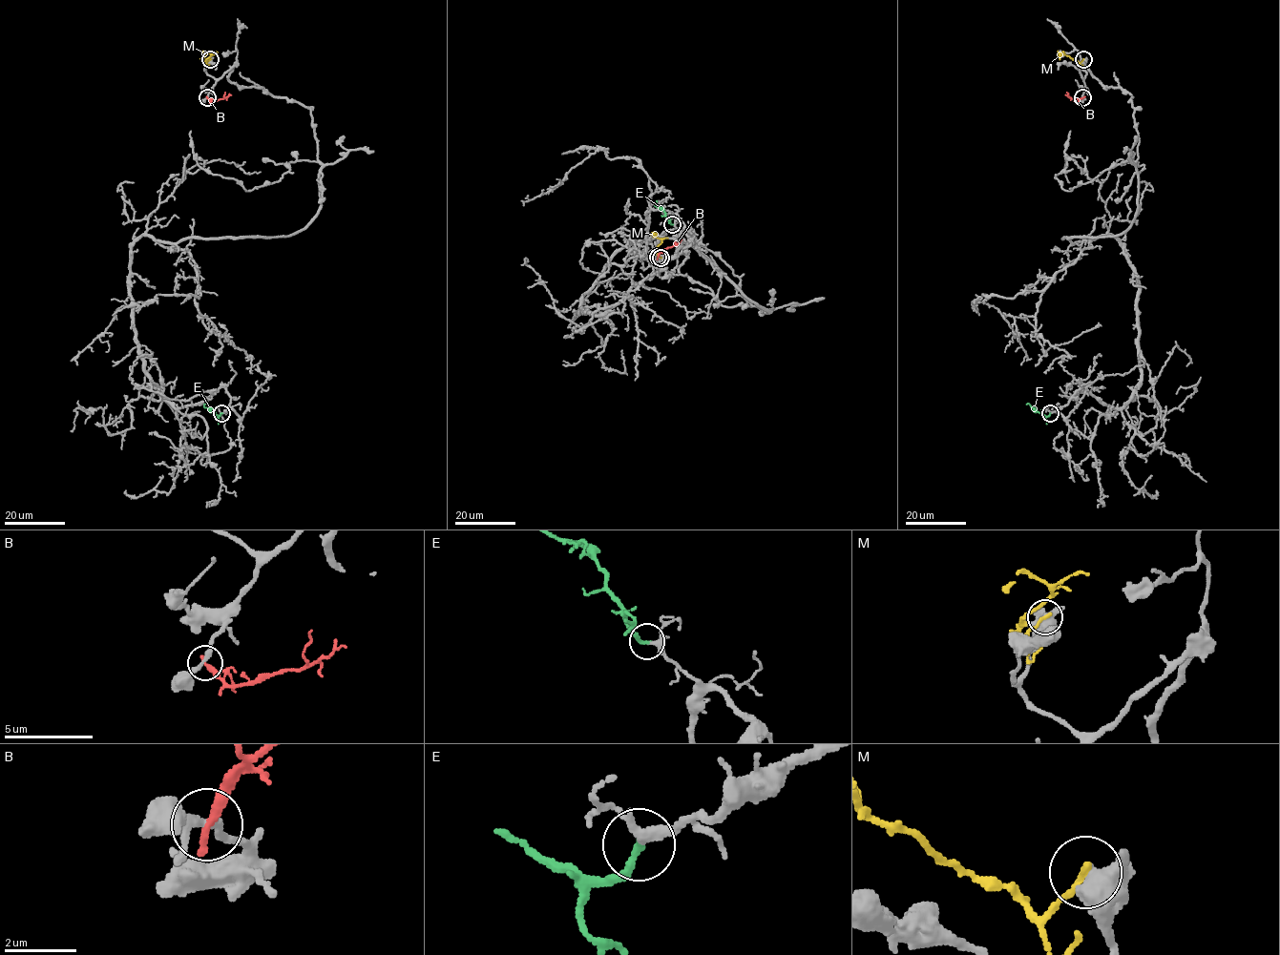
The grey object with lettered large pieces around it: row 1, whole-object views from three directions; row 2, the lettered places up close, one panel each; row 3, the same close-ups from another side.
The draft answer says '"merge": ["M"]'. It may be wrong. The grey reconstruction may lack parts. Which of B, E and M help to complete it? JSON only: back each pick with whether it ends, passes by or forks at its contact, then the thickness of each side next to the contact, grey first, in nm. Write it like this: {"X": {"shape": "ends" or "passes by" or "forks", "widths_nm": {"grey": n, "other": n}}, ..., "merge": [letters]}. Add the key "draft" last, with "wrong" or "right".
{"E": {"shape": "ends", "widths_nm": {"grey": 180, "other": 220}}, "merge": ["E"], "draft": "wrong"}

